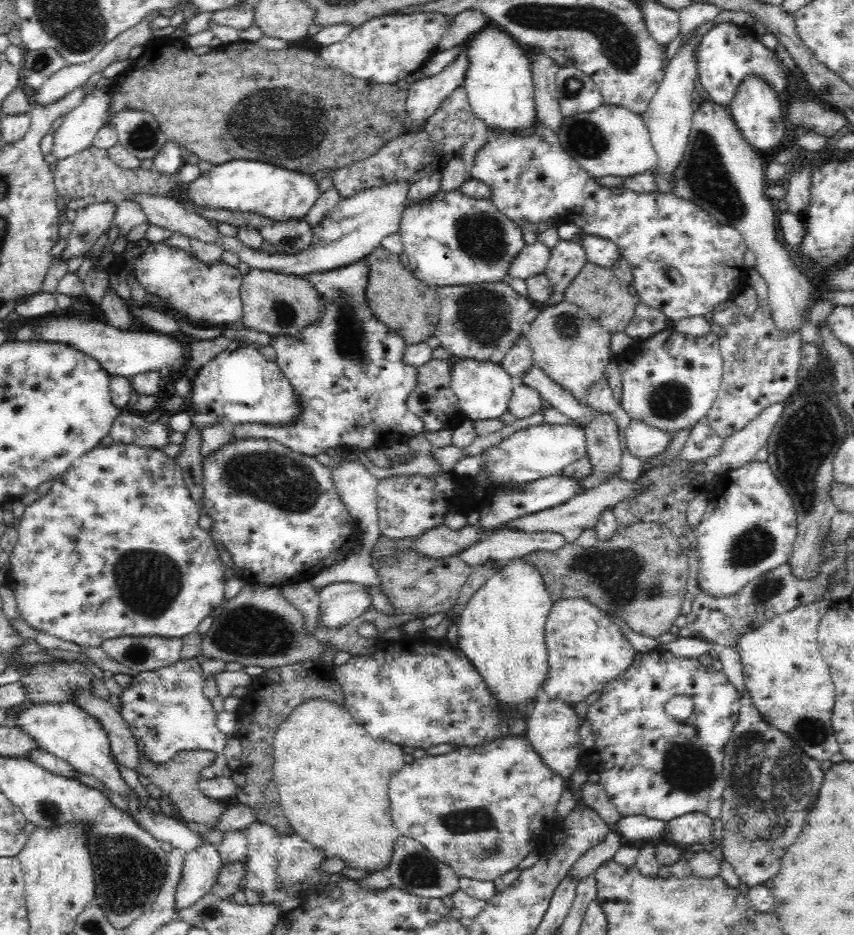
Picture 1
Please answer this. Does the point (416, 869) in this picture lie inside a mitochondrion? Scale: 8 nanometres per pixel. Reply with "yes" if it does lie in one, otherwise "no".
yes

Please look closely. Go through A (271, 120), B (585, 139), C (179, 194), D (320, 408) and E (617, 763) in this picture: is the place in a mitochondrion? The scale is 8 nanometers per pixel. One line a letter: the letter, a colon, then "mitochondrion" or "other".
A: mitochondrion
B: mitochondrion
C: other
D: other
E: other

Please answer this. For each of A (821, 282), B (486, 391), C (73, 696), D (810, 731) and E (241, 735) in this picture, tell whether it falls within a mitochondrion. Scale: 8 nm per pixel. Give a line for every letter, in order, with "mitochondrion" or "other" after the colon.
A: other
B: other
C: other
D: mitochondrion
E: other

